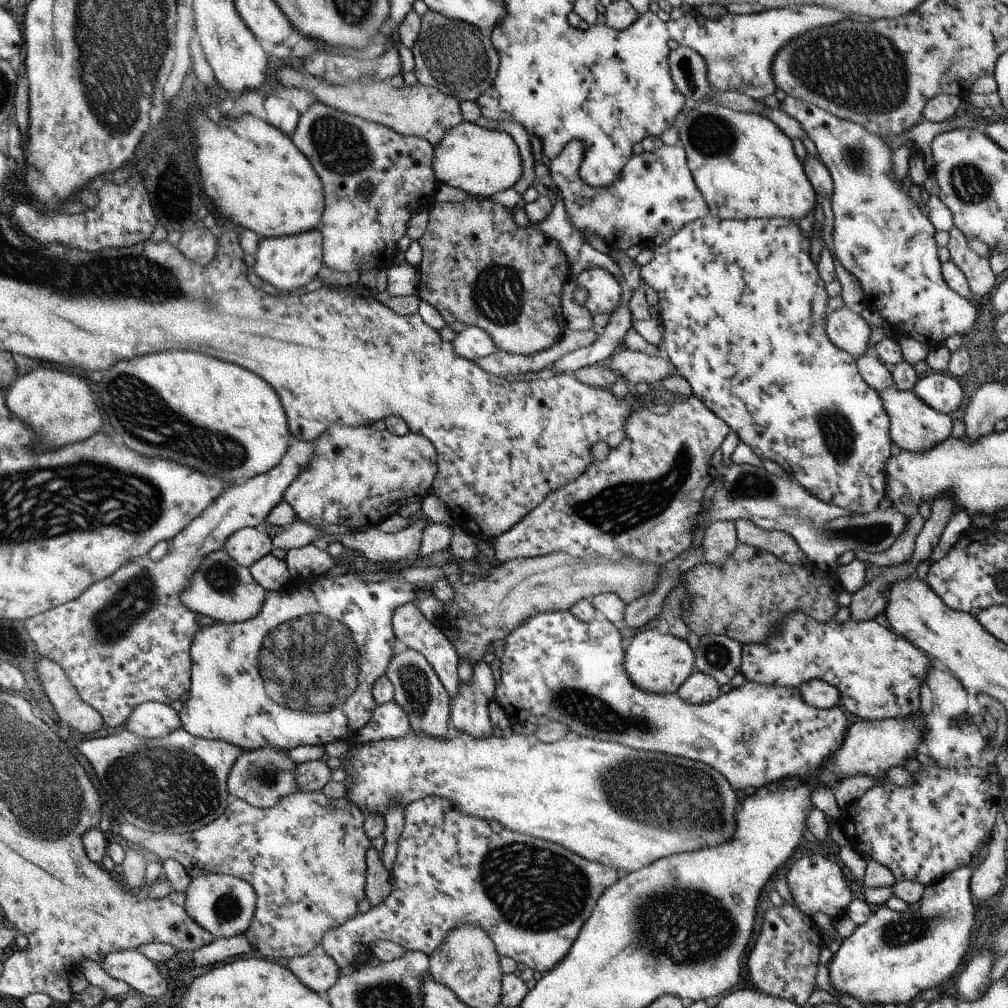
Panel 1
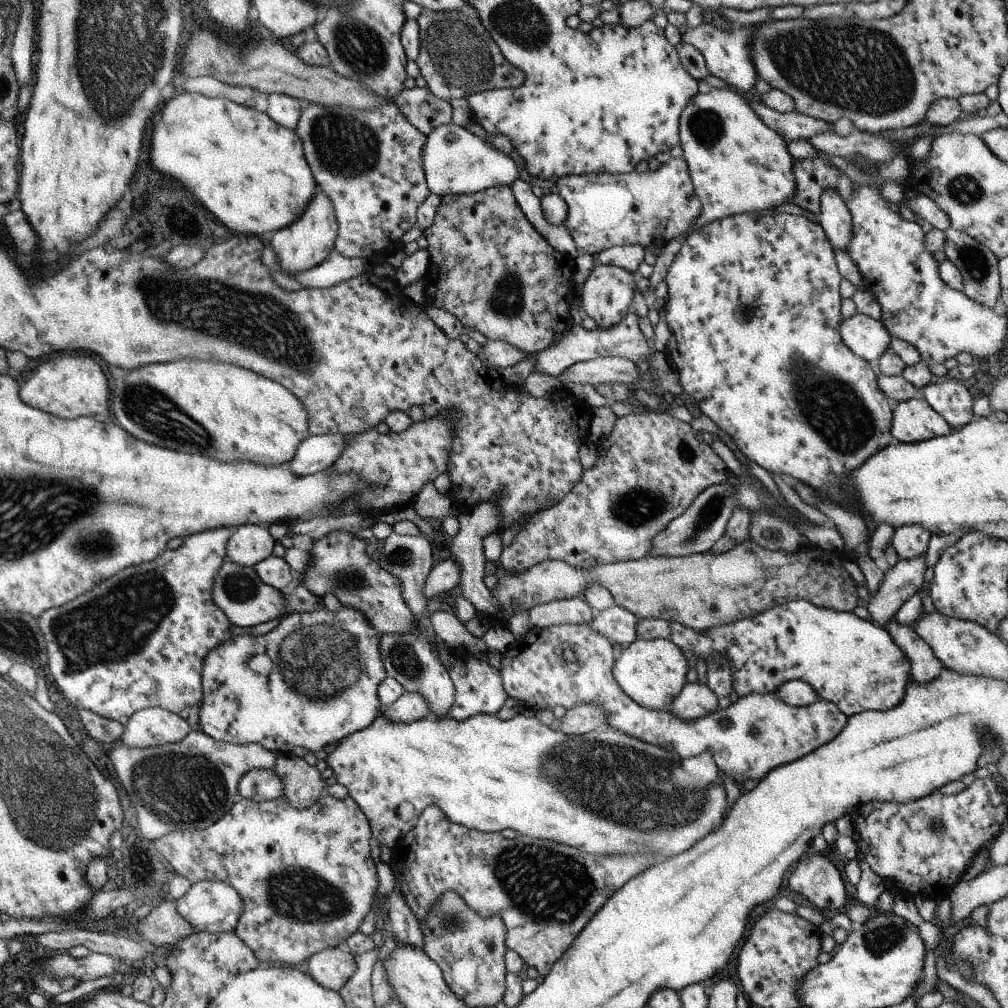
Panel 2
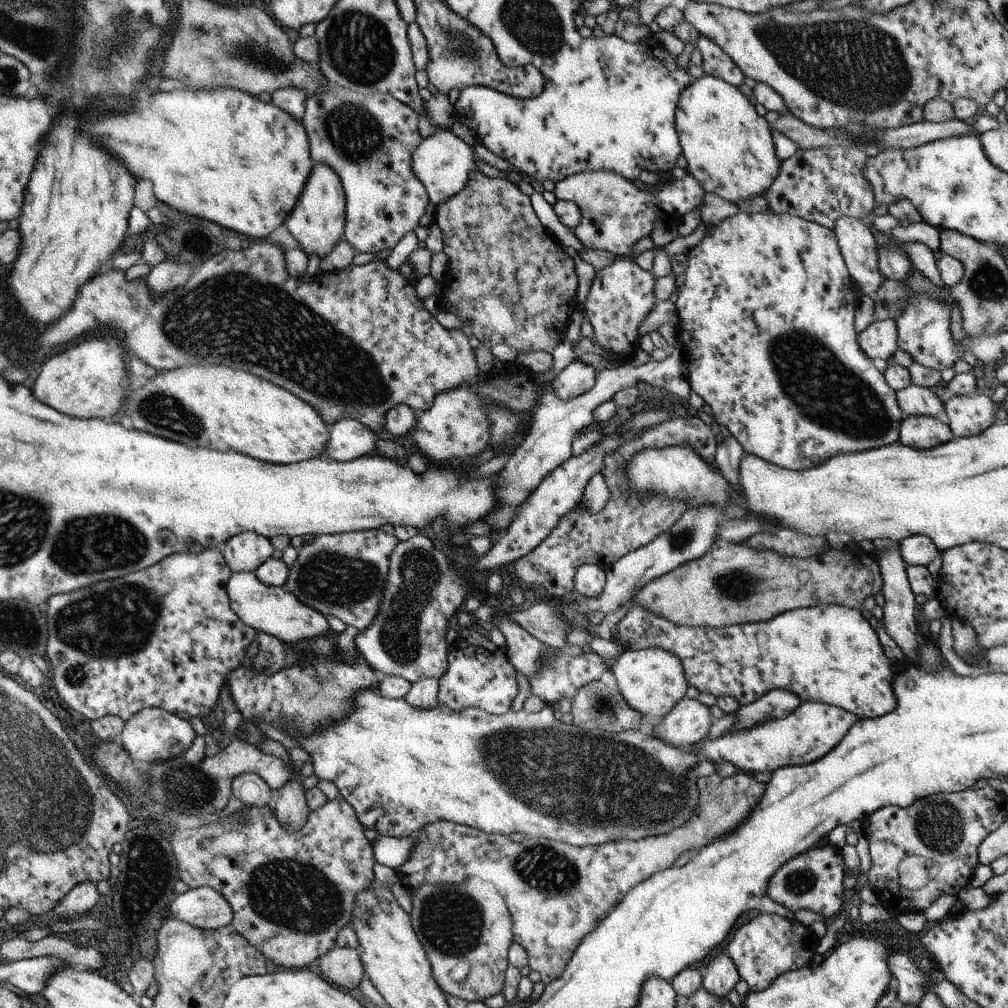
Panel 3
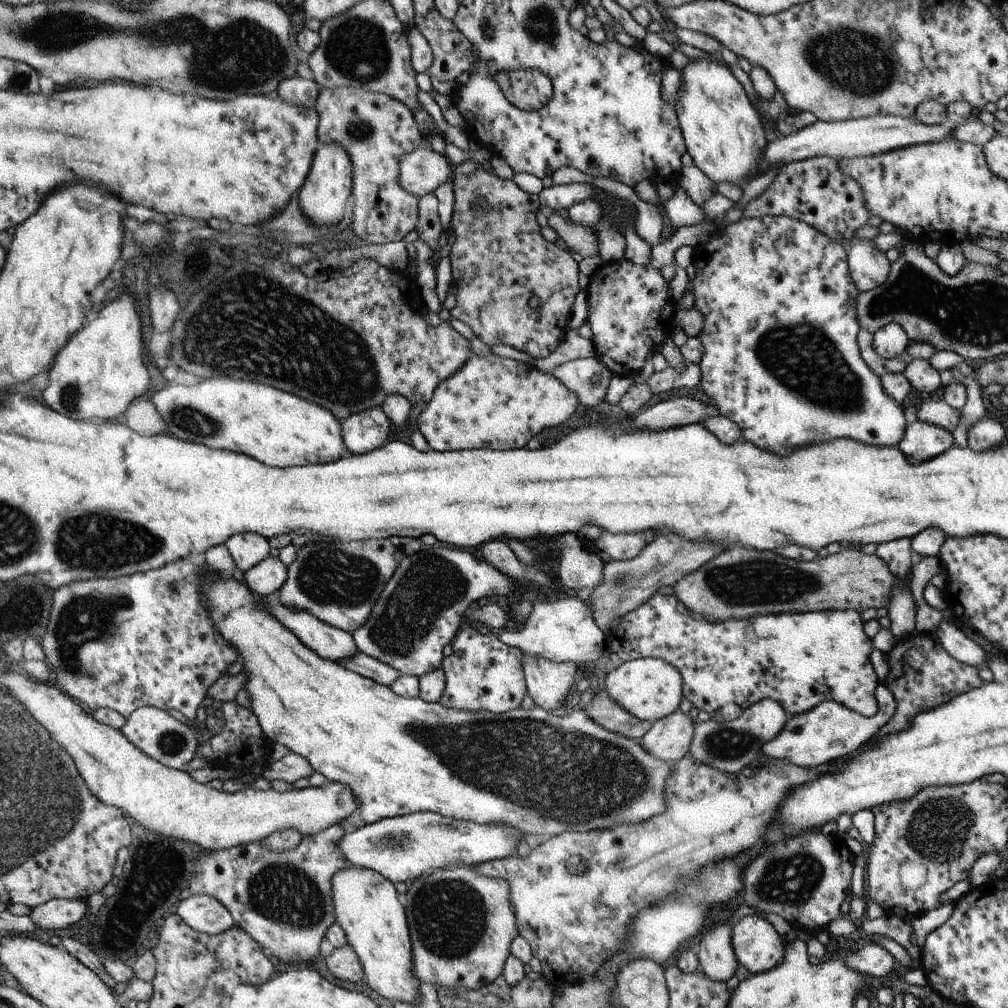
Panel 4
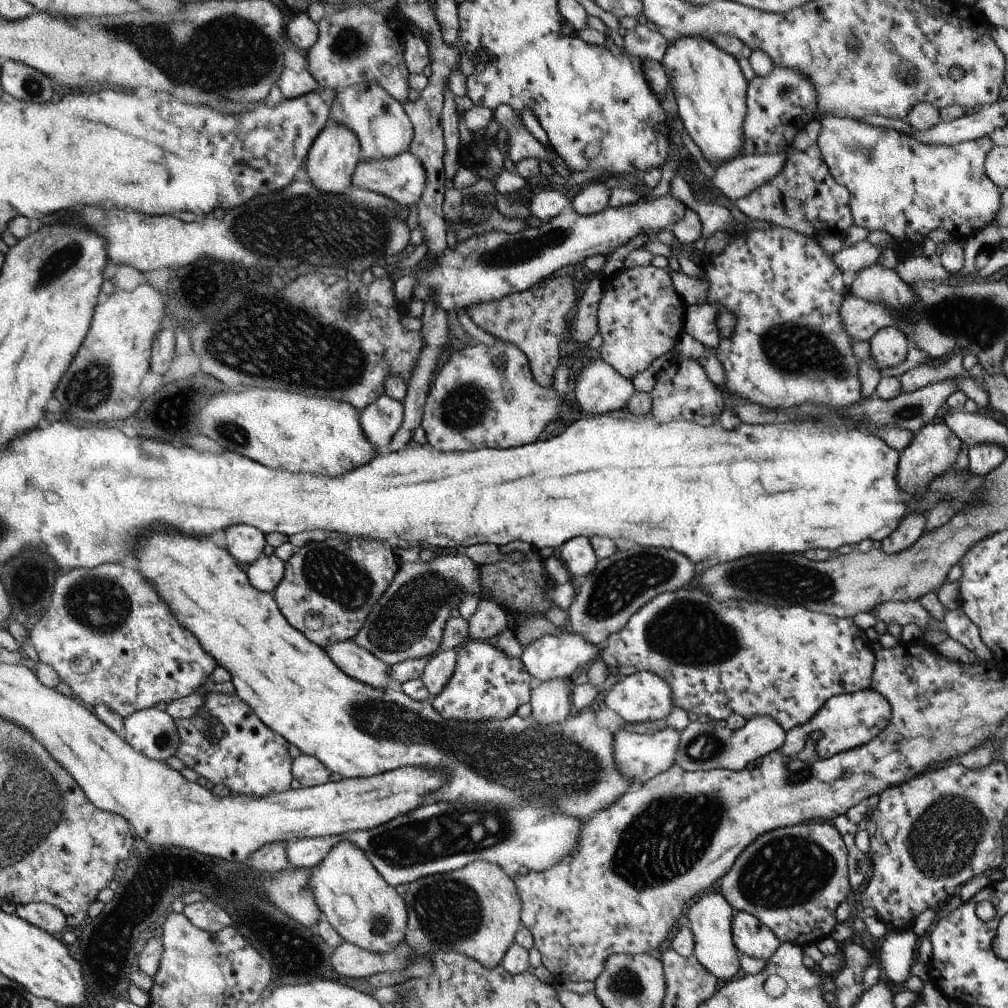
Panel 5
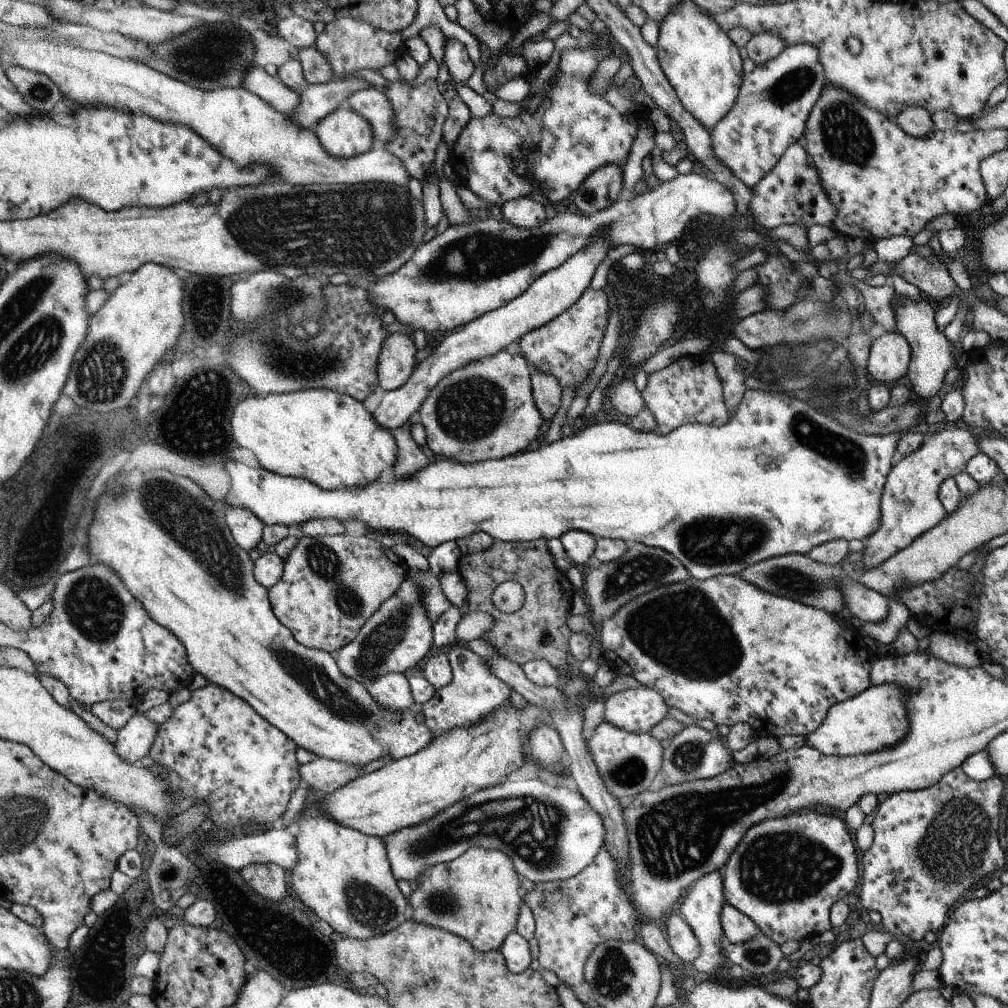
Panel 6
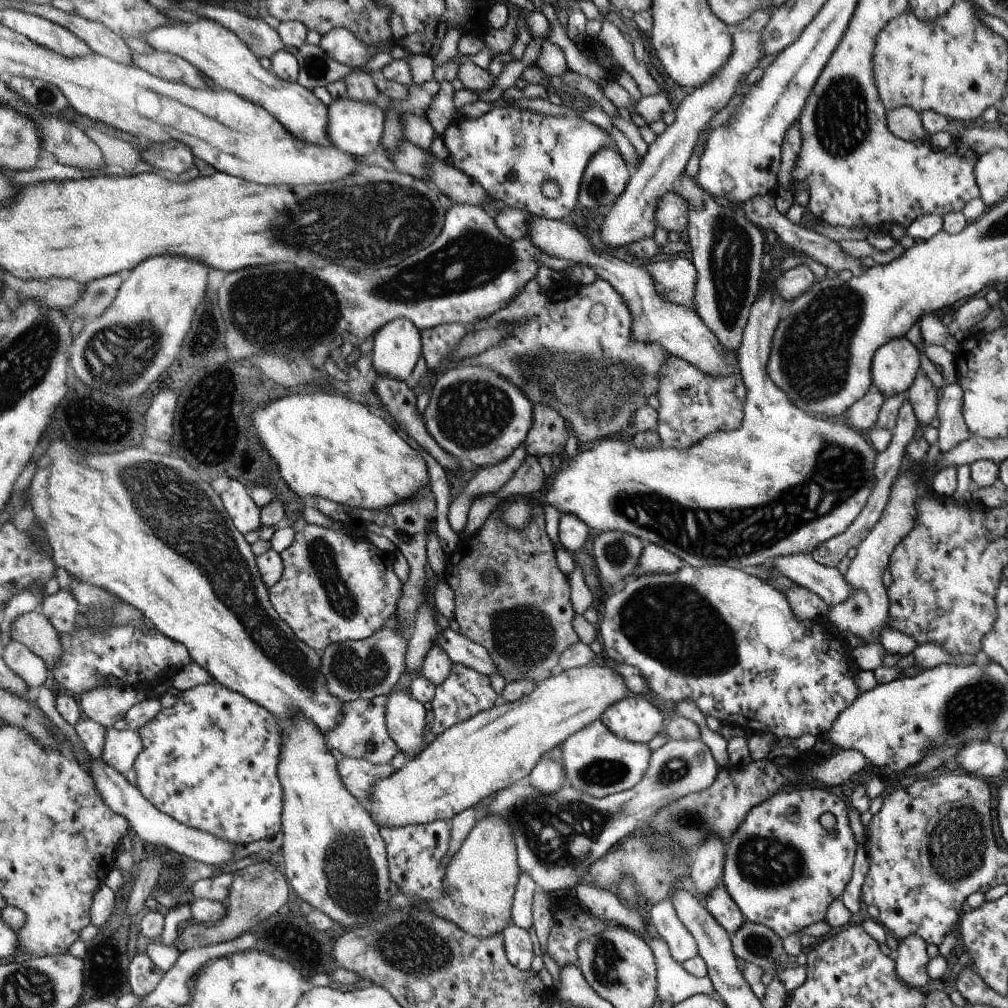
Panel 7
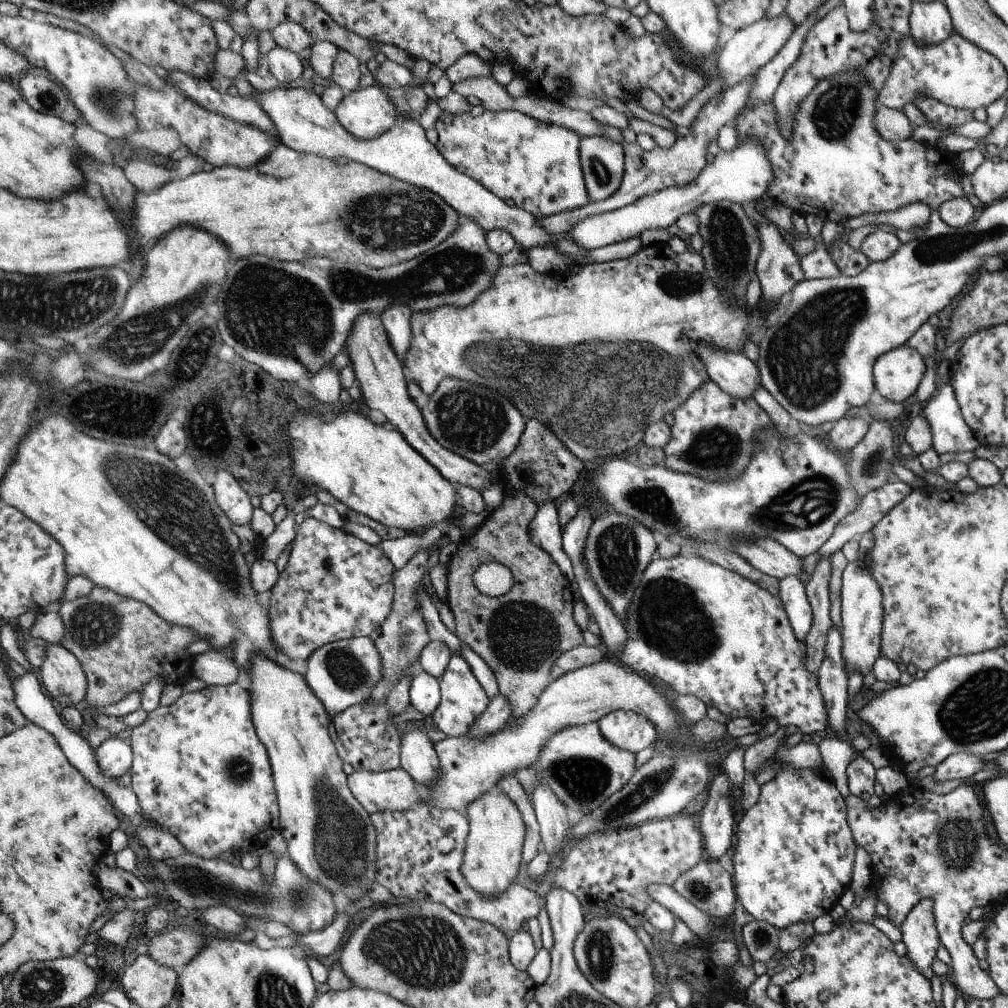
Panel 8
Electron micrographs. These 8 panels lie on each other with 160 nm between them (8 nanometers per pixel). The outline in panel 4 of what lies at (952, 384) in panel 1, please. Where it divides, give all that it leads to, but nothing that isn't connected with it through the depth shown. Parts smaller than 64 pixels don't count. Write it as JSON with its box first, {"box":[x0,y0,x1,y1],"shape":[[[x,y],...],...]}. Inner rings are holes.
{"box":[967,415,1006,452],"shape":[[[988,415],[974,423],[967,432],[968,447],[976,452],[998,447],[1003,444],[1004,438],[1006,432],[1002,425],[996,420],[991,420]]]}

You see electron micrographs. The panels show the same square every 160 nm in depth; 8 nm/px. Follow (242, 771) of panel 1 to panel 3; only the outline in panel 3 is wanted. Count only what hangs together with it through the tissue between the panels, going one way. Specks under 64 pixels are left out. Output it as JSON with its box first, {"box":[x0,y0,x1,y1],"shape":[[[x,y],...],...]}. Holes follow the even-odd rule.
{"box":[231,773,275,807],"shape":[[[242,773],[231,784],[234,796],[249,807],[266,807],[274,803],[275,793],[272,788],[254,773]]]}

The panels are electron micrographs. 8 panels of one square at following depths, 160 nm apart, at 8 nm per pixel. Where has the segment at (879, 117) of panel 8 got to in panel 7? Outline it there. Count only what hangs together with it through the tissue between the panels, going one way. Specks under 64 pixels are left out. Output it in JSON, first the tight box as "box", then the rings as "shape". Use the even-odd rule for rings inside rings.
{"box":[886,107,927,141],"shape":[[[898,107],[886,113],[888,128],[894,136],[905,141],[925,140],[927,132],[923,127],[920,112],[910,107]]]}

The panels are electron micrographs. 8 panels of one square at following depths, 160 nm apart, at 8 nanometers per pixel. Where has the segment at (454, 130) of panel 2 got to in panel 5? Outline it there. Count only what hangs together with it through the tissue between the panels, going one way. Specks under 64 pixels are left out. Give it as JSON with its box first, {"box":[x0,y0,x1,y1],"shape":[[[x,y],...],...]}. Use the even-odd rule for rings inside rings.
{"box":[352,151,428,207],"shape":[[[410,151],[401,152],[400,155],[389,159],[374,159],[366,162],[363,158],[352,178],[352,186],[383,194],[407,207],[417,204],[425,190],[426,182],[428,178],[424,177],[424,167],[418,158],[410,154]]]}

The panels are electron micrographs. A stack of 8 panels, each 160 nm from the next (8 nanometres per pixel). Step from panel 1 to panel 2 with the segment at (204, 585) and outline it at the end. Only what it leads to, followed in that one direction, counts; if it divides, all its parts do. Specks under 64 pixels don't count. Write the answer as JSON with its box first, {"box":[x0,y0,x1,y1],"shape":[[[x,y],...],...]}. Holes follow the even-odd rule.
{"box":[213,556,297,628],"shape":[[[227,556],[223,560],[221,570],[217,572],[217,578],[214,579],[213,601],[226,613],[226,616],[229,617],[232,624],[244,628],[256,626],[257,624],[264,624],[264,622],[270,622],[270,620],[274,620],[275,618],[282,619],[290,613],[297,612],[289,612],[285,594],[277,588],[266,584],[258,576],[256,567],[243,567],[242,565],[233,563]]]}

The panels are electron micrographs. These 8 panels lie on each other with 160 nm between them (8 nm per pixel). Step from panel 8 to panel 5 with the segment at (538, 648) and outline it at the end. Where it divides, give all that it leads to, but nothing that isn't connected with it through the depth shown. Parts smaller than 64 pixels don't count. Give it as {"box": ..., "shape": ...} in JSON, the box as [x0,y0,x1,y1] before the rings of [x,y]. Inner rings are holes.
{"box":[480,541,561,647],"shape":[[[514,541],[499,547],[500,552],[505,555],[513,550],[521,550],[526,554],[524,564],[511,564],[506,560],[496,561],[490,564],[480,565],[481,588],[485,589],[484,599],[498,603],[504,610],[517,615],[517,625],[514,632],[518,642],[523,647],[535,643],[553,634],[556,636],[561,632],[551,620],[547,619],[546,611],[556,606],[553,600],[547,595],[547,591],[555,586],[546,568],[546,561],[540,556],[540,550],[531,544]]]}

